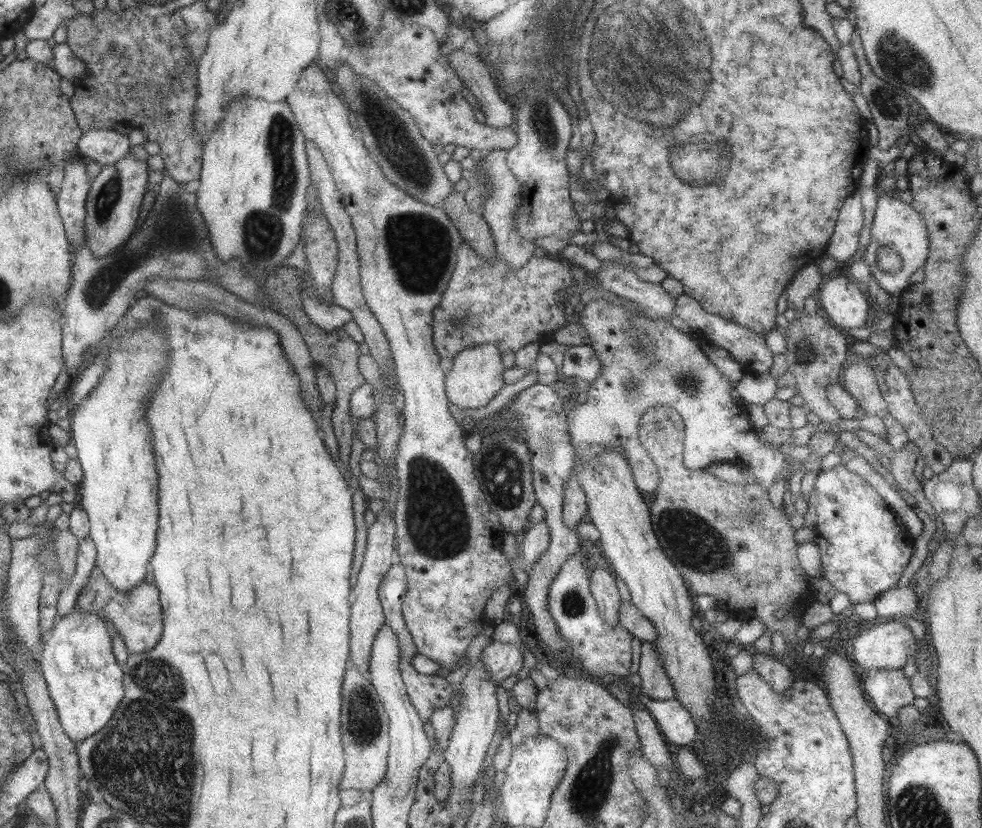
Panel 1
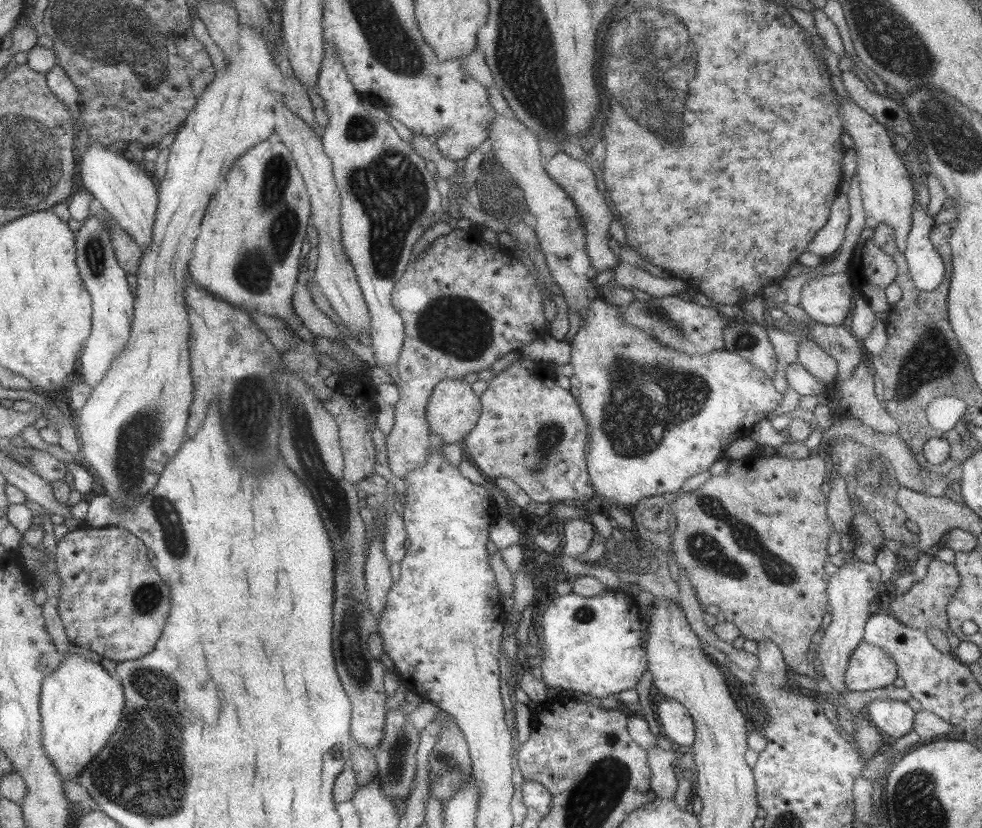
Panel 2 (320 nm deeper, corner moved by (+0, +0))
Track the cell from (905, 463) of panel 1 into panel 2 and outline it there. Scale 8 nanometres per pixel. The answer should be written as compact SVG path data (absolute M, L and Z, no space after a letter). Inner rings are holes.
M937 557L932 558L926 568L923 579L914 581L912 587L906 593L891 598L889 610L897 621L909 628L922 631L928 630L928 628L936 628L945 633L948 629L946 607L949 599L957 590L959 583L959 574L951 563L945 563Z

